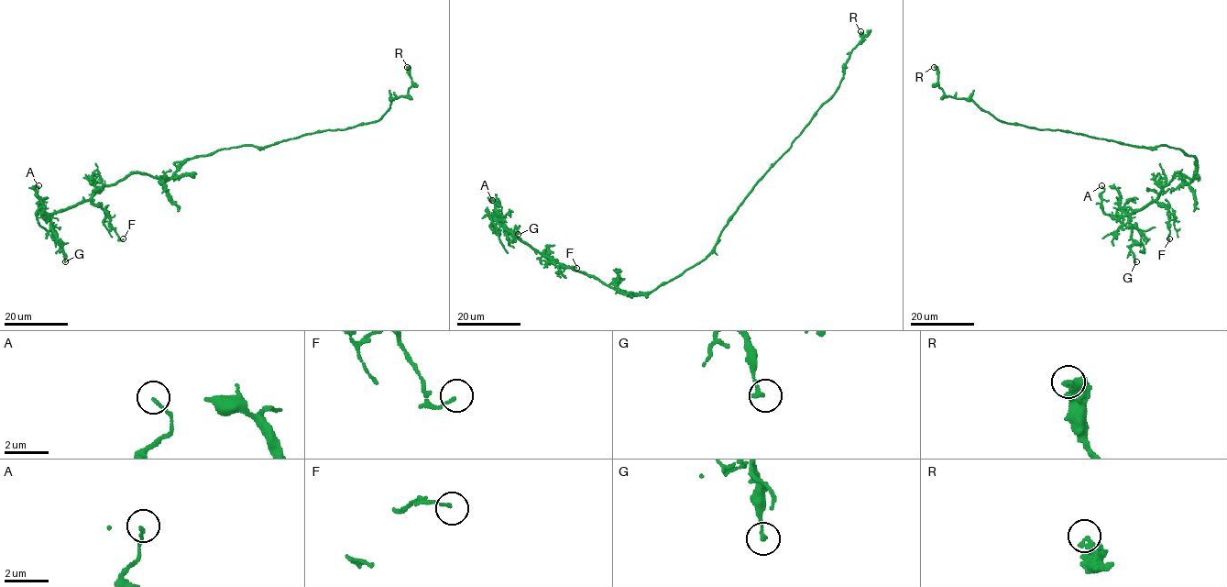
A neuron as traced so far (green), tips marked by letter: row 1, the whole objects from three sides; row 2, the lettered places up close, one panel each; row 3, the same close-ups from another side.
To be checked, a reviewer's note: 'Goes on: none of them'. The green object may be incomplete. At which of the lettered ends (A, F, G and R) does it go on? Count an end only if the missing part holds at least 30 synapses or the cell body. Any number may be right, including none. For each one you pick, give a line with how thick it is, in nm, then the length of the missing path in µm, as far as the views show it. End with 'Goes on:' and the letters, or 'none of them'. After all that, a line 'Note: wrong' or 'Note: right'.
Goes on: none of them
Note: right

